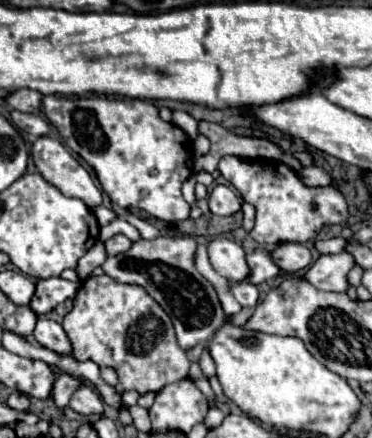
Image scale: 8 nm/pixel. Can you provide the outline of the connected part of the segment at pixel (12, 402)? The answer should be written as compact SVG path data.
M13 391L13 393L9 395L9 399L7 399L7 405L9 405L11 409L15 409L15 411L27 411L27 409L29 409L29 399L27 399L23 393Z

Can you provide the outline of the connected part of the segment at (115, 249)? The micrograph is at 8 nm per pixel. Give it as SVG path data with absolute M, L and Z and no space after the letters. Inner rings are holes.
M113 235L111 239L105 241L105 253L107 255L119 255L125 253L131 247L131 241L125 235Z

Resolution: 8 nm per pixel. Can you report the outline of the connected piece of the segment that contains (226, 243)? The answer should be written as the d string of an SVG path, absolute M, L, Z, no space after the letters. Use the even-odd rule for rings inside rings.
M213 239L207 245L213 269L229 281L243 281L249 275L243 247L231 239Z

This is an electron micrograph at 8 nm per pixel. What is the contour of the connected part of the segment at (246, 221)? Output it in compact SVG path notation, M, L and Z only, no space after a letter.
M244 202L241 210L243 212L242 227L249 232L255 223L255 208L251 204Z

